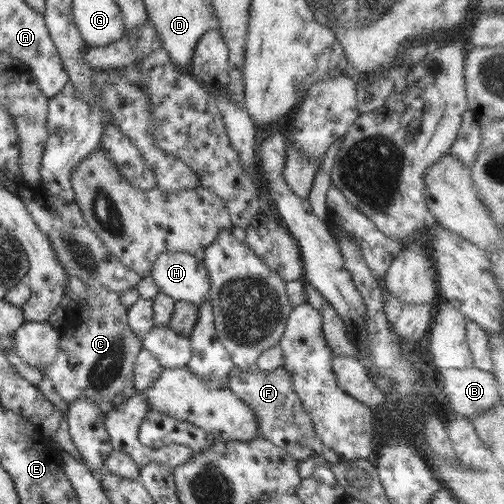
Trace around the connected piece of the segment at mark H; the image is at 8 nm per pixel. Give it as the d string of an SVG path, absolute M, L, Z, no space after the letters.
M161 252L152 263L149 275L159 292L175 301L185 300L198 306L208 302L211 282L202 258L187 252Z

